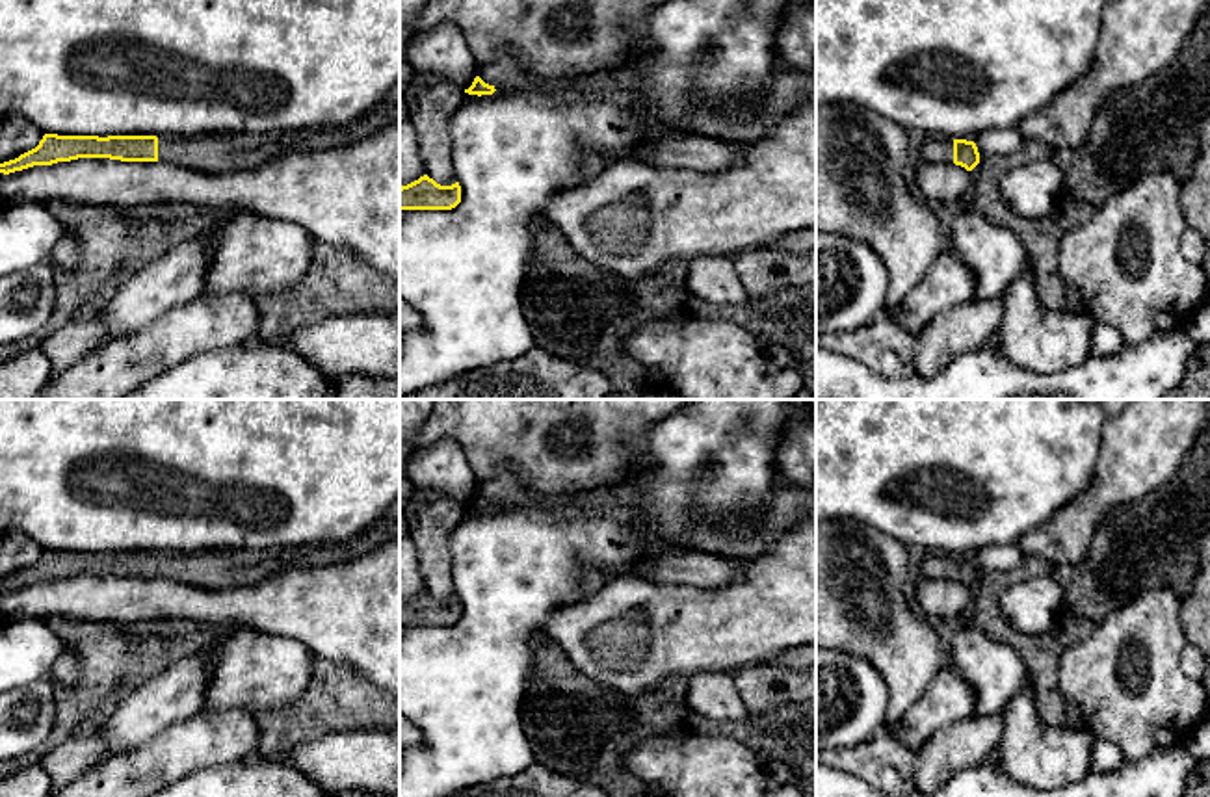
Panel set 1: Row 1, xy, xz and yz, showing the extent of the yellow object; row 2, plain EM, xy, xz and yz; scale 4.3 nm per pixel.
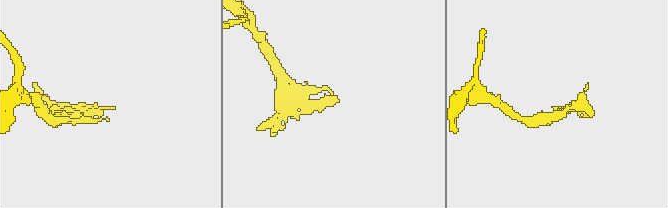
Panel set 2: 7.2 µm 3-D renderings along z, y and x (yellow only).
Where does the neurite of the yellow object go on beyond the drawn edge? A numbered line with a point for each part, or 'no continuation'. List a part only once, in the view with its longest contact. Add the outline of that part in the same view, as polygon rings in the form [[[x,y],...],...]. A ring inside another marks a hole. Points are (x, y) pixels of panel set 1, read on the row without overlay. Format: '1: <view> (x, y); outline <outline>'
1: xy (223, 569); outline [[[381,516],[368,529],[346,542],[301,548],[217,550],[199,554],[158,554],[158,578],[204,589],[232,589],[262,583],[292,567],[323,567],[351,561],[383,542],[400,537],[400,520]]]

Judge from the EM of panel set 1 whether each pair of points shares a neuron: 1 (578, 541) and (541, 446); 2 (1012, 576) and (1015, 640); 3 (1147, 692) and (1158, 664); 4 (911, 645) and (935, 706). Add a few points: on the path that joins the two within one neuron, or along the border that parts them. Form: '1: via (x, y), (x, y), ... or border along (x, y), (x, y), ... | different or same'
1: border along (519, 472), (530, 485), (547, 493), (601, 485) | different
2: via (995, 591), (993, 617), (999, 623) | same
3: via (1147, 684), (1151, 671) | same
4: border along (945, 658), (924, 693), (900, 719) | different

